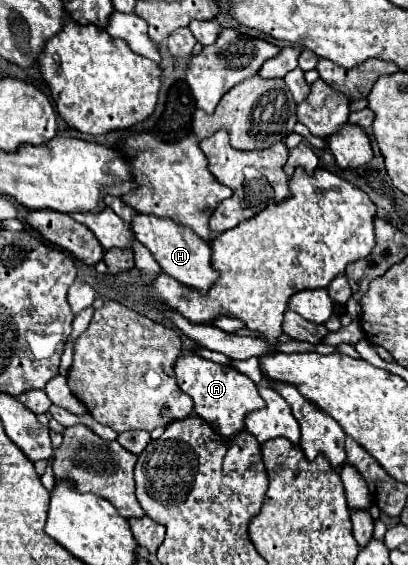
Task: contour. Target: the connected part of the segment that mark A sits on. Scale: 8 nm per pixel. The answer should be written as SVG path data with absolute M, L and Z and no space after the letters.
M188 354L178 358L174 370L178 386L194 400L194 412L200 418L204 418L210 424L210 428L214 428L214 432L218 432L220 436L234 438L236 432L244 430L246 414L264 408L264 400L260 398L256 384L248 376L234 370L232 366L220 366L196 354Z

